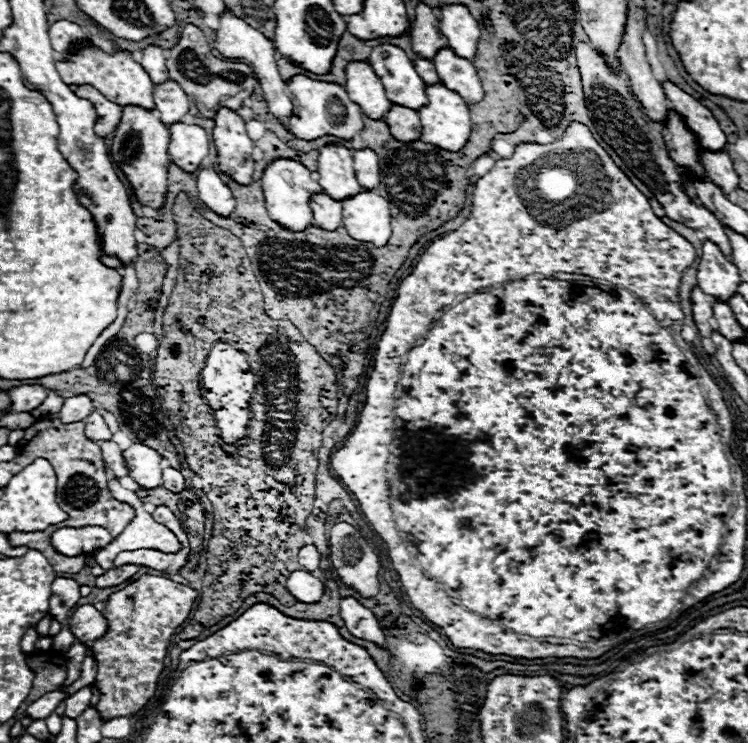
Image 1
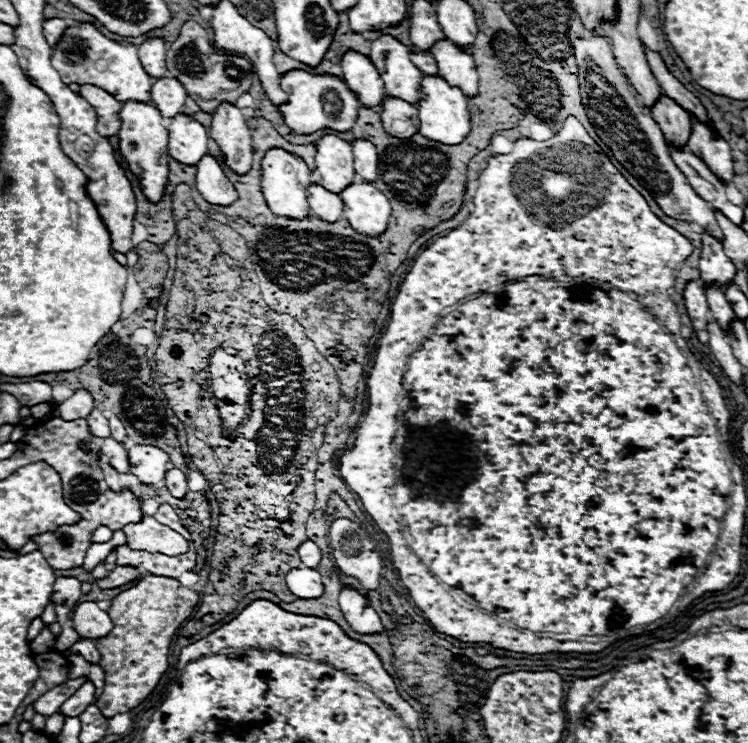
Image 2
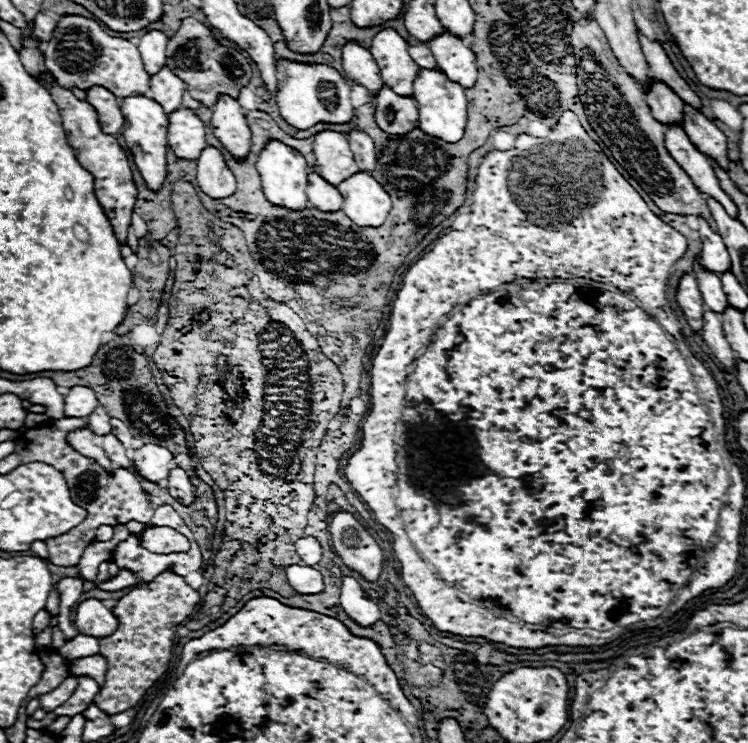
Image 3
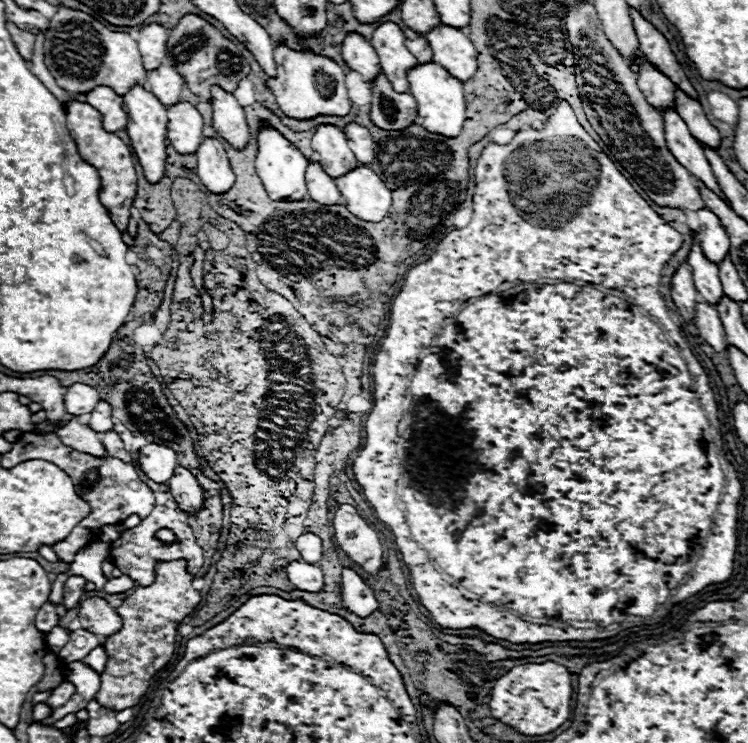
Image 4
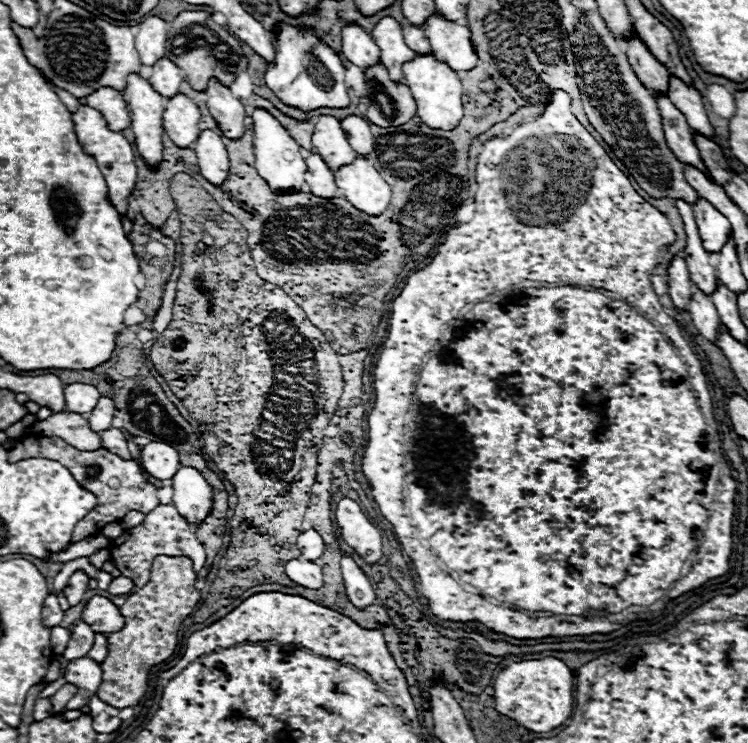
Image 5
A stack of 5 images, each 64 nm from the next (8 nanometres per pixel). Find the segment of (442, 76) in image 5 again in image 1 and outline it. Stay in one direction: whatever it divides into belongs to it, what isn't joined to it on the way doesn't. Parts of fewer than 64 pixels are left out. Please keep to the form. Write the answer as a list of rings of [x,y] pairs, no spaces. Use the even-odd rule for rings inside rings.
[[[442,82],[426,86],[426,96],[428,96],[428,104],[418,110],[420,124],[422,124],[422,136],[420,138],[424,142],[436,144],[436,146],[446,148],[446,150],[460,150],[470,138],[470,110],[468,110],[468,104],[464,102],[464,98],[458,92],[448,90]]]

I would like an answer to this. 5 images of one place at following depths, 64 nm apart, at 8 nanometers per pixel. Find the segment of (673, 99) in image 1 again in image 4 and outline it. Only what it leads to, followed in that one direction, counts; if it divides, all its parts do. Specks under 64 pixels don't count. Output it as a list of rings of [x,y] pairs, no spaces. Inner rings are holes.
[[[632,8],[630,12],[632,20],[634,20],[634,30],[638,34],[638,42],[640,42],[640,50],[644,52],[644,56],[648,60],[652,60],[652,64],[656,64],[656,68],[660,68],[676,86],[684,88],[684,92],[688,92],[690,96],[698,96],[694,86],[690,84],[690,80],[686,78],[682,66],[678,64],[674,52],[670,50],[670,44],[666,40],[666,36],[662,32],[658,32],[640,12],[636,12]]]

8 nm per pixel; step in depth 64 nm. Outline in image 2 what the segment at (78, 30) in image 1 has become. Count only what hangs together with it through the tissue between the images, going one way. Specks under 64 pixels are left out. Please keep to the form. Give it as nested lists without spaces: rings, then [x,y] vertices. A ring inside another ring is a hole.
[[[46,18],[42,22],[42,32],[44,32],[44,36],[46,36],[46,40],[48,40],[50,46],[54,46],[58,42],[58,38],[62,36],[62,32],[64,32],[66,26],[68,24],[62,18]]]

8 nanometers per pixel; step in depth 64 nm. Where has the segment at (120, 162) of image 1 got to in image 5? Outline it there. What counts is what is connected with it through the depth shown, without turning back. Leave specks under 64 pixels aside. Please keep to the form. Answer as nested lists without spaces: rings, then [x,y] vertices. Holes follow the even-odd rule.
[[[136,72],[128,74],[128,84],[122,94],[132,118],[138,154],[144,156],[150,164],[156,164],[156,160],[160,160],[162,156],[162,112],[166,98],[158,94],[150,86],[150,82]]]

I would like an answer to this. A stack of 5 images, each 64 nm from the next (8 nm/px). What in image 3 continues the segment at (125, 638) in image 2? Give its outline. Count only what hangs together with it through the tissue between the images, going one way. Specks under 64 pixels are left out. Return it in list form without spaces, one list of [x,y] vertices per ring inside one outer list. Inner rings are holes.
[[[172,568],[158,574],[152,584],[132,588],[118,600],[118,606],[112,612],[120,626],[112,636],[100,640],[100,654],[108,662],[108,672],[102,690],[96,694],[96,704],[104,712],[118,714],[136,706],[146,690],[166,672],[176,628],[194,612],[198,602],[198,592],[192,590]]]

